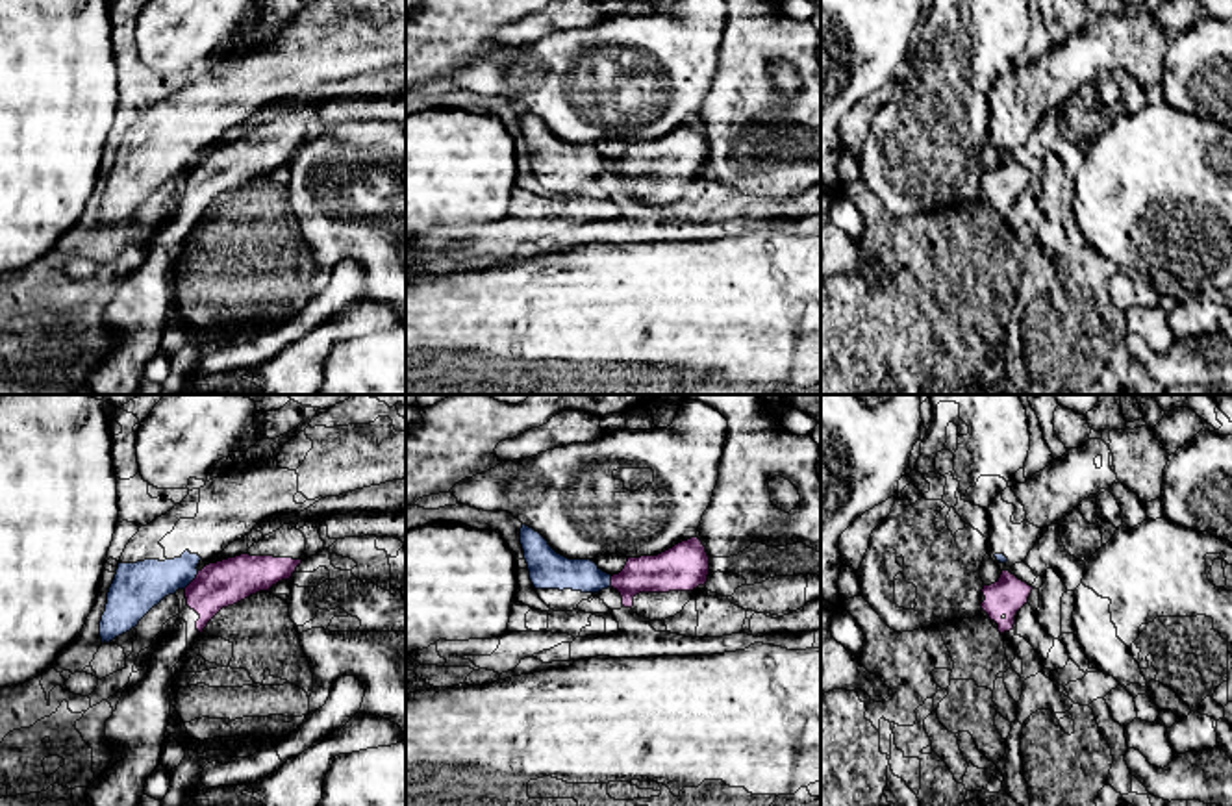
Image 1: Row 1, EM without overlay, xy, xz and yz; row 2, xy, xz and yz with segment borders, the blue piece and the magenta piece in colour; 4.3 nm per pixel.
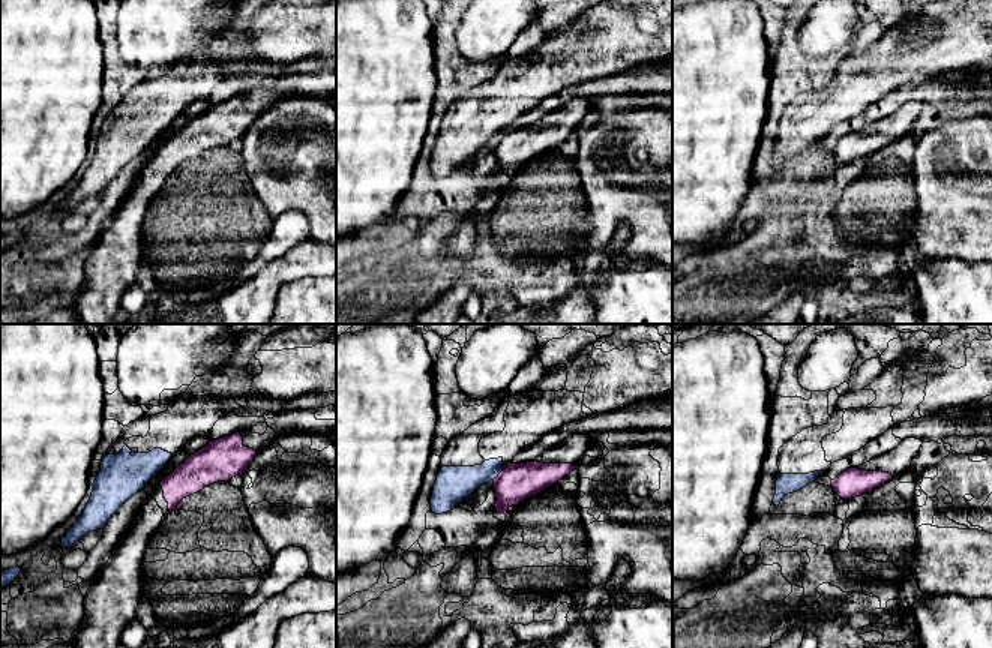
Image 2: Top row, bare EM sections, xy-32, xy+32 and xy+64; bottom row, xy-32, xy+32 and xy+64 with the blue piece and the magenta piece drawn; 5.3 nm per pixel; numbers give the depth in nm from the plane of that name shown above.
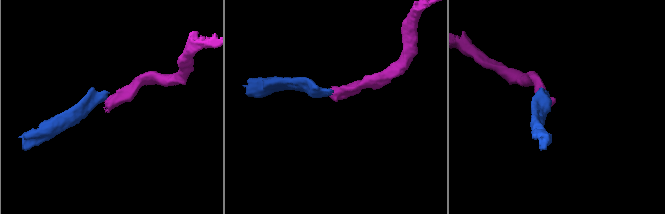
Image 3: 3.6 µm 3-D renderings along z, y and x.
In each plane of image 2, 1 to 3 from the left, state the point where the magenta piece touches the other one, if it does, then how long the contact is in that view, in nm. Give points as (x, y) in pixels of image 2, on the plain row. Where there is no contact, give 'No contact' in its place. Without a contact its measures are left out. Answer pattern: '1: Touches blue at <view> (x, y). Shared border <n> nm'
1: No contact
2: Touches blue at xy+32 (497, 140). Shared border 80 nm
3: No contact

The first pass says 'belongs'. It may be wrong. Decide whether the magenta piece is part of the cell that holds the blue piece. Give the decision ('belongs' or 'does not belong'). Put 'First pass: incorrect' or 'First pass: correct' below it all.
does not belong
First pass: incorrect

